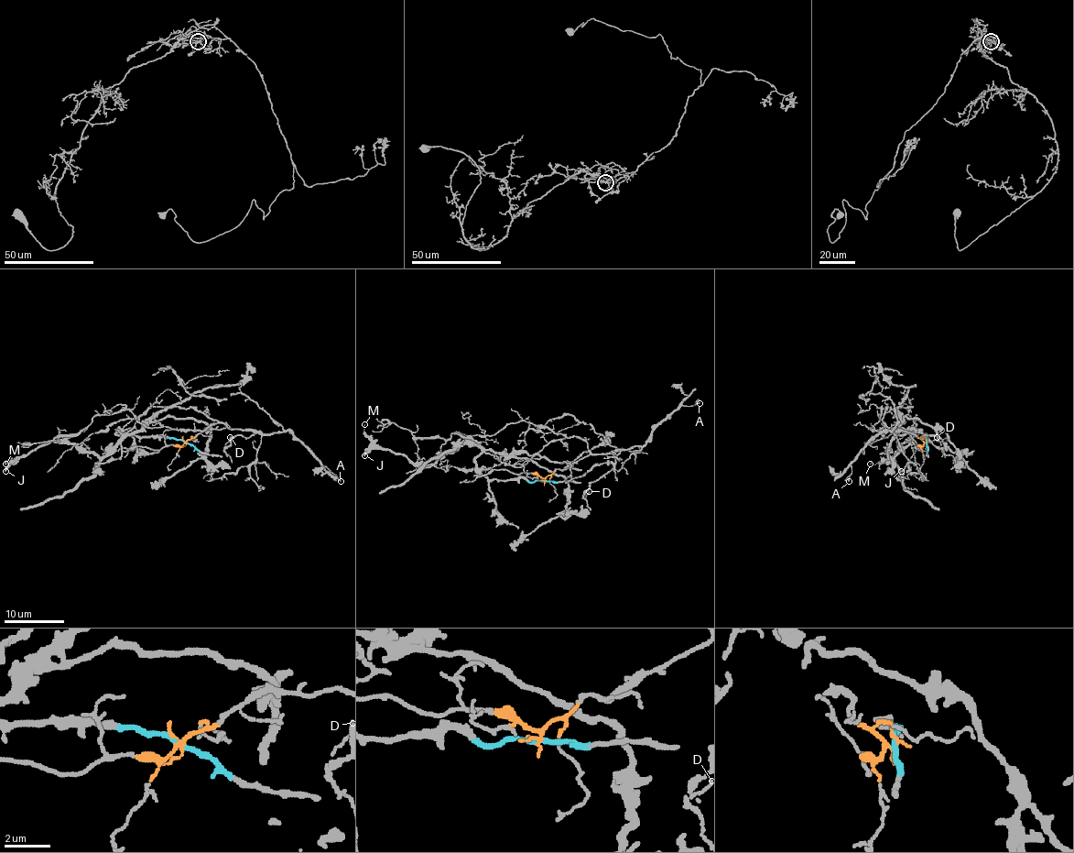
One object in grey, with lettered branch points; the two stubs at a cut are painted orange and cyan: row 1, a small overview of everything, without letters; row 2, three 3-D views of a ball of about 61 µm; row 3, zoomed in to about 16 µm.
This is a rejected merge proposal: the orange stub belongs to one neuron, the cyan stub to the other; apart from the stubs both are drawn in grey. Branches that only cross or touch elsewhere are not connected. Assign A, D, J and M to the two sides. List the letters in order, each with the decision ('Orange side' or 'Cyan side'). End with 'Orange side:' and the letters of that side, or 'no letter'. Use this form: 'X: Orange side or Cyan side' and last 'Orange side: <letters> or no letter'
A: Orange side
D: Orange side
J: Cyan side
M: Cyan side
Orange side: A, D

